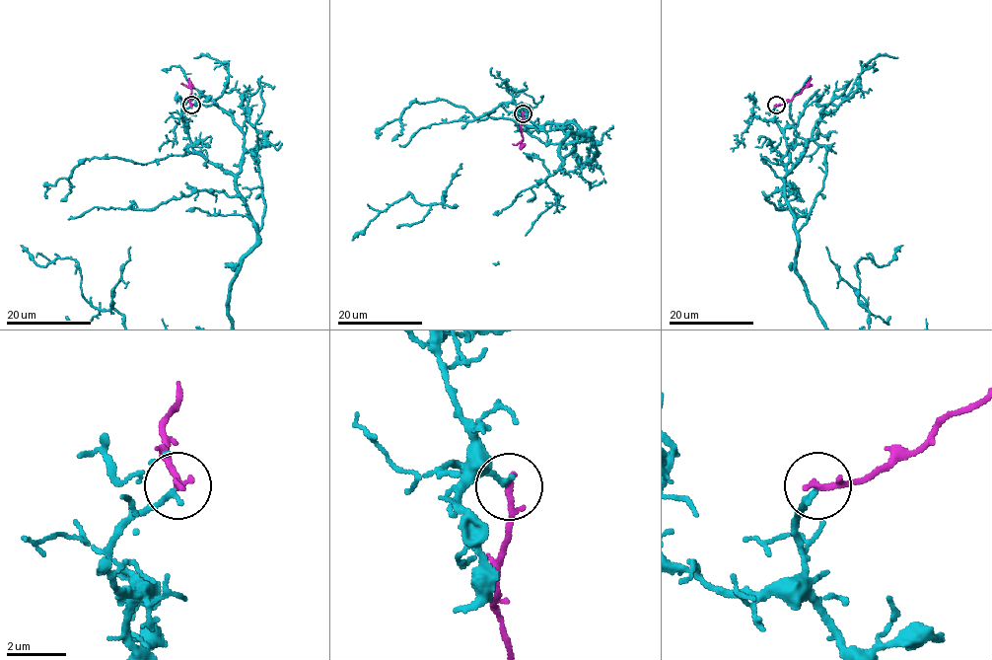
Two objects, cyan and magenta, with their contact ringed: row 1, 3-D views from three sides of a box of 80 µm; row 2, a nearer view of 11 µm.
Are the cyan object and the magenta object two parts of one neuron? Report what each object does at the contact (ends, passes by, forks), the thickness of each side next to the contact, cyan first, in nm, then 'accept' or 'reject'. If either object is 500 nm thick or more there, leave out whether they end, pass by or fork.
cyan ends; magenta ends; calibres 200 and 240 nm; accept

